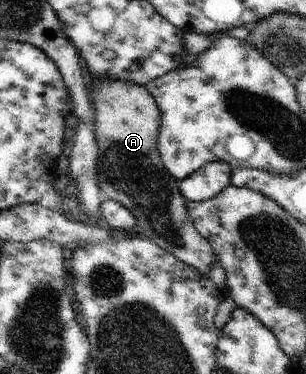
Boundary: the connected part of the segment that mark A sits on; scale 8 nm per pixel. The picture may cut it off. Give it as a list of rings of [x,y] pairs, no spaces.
[[[102,78],[91,85],[95,97],[94,134],[98,143],[96,178],[109,200],[123,204],[135,216],[139,231],[153,243],[193,266],[201,275],[210,274],[216,259],[209,242],[197,231],[186,208],[177,180],[162,164],[157,142],[161,112],[155,98],[131,82]]]

